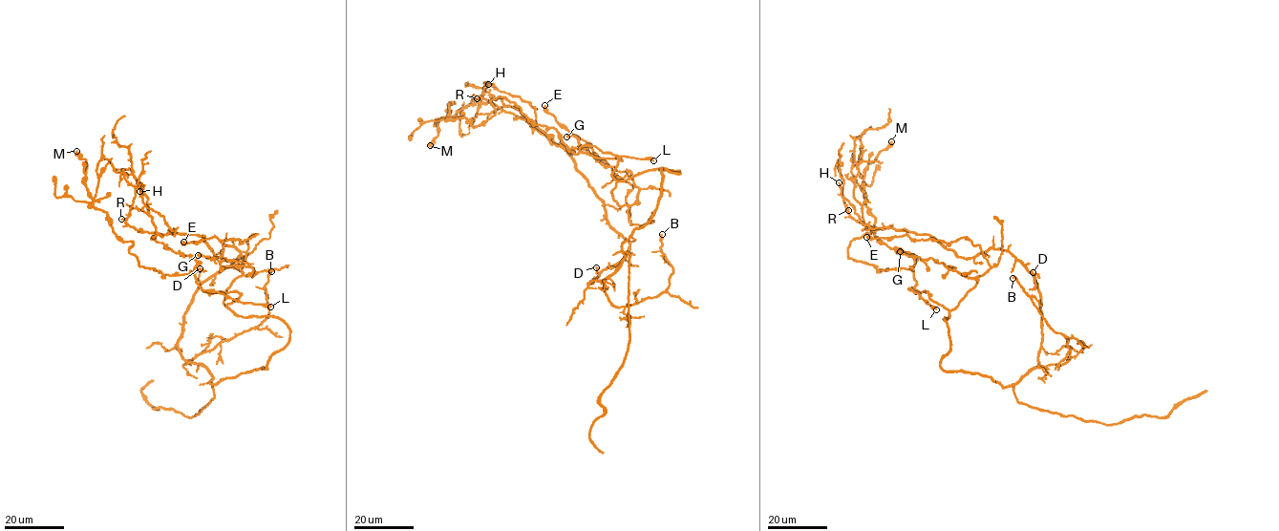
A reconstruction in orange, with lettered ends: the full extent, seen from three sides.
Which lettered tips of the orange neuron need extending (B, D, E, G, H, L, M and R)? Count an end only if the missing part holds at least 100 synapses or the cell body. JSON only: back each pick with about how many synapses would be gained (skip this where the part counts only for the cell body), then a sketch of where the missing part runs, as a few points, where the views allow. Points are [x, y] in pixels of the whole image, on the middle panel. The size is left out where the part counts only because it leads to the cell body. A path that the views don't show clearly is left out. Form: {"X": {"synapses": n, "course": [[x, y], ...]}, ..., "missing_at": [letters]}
{"missing_at": []}

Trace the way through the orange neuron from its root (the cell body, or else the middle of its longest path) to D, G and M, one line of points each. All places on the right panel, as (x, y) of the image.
D: (996, 381), (1002, 387), (1010, 387), (1038, 365), (1042, 337), (1041, 298), (1033, 272)
G: (996, 381), (940, 366), (950, 344), (943, 318), (978, 279), (931, 258), (900, 251)
M: (996, 381), (940, 366), (948, 310), (915, 288), (910, 269), (847, 257), (876, 223), (864, 168), (891, 141)

